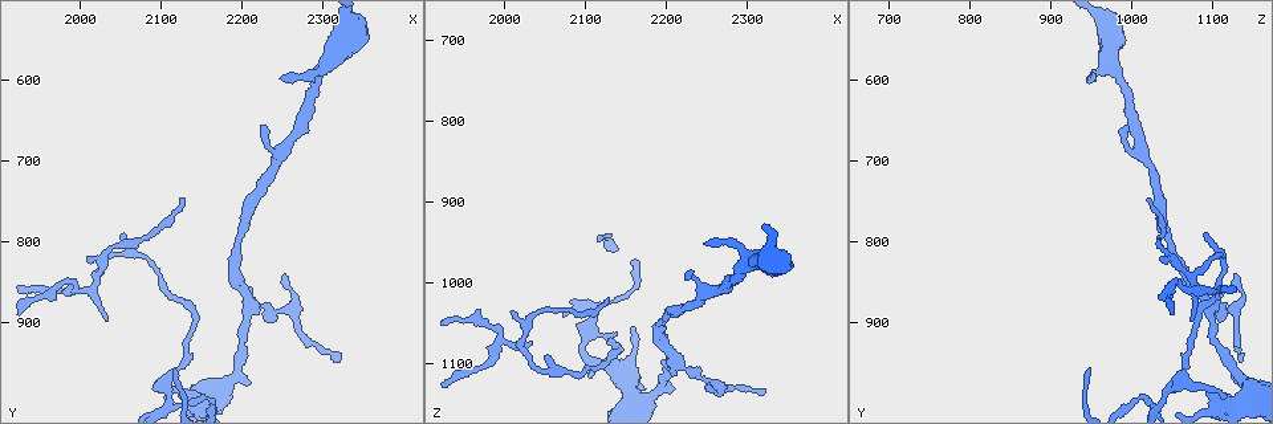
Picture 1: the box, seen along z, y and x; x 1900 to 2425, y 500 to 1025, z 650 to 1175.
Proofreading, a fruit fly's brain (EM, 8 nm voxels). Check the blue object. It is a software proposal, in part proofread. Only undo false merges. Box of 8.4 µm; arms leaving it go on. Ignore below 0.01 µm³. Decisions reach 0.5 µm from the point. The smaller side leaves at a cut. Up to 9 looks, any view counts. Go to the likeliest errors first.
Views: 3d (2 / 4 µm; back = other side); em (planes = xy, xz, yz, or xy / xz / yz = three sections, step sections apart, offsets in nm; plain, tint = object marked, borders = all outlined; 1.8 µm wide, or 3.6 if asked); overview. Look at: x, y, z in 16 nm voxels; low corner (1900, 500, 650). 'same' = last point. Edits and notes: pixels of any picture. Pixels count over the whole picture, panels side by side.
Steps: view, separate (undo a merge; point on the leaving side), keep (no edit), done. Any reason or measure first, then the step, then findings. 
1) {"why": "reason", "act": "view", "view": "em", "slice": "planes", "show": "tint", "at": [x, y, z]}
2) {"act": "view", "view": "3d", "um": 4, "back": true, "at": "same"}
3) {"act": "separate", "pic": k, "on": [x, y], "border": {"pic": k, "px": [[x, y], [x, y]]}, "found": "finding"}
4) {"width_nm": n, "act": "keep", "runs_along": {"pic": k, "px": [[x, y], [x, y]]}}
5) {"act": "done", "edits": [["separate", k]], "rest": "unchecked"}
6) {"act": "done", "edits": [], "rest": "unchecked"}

{"why": "four or more arms meet", "act": "view", "view": "3d", "um": 2, "at": [2025, 845, 1080]}

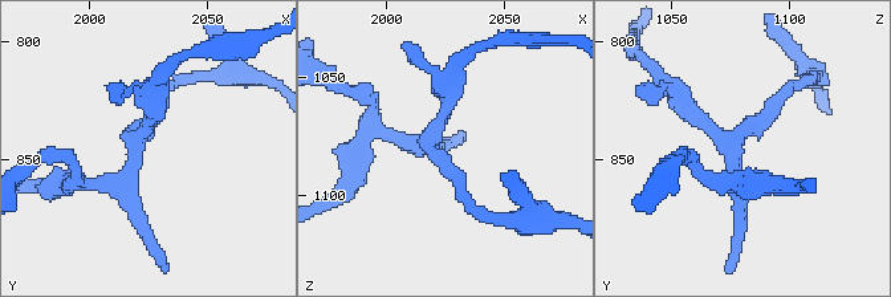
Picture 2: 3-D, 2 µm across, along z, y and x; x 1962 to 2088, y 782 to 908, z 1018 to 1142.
{"act": "view", "view": "em", "slice": "planes", "show": "tint", "at": [2021, 840, 1078]}

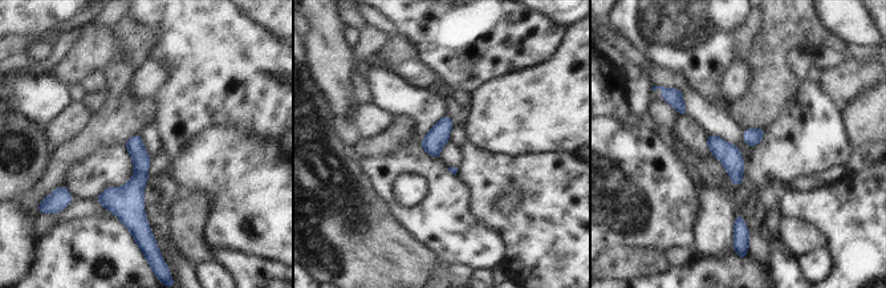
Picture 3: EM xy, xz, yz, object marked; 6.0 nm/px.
{"width_nm": 110, "act": "keep", "found": "one cell here"}

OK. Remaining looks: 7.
{"why": "a narrow waist", "act": "view", "view": "em", "um": 3.6, "slice": "planes", "show": "tint", "at": [2100, 975, 1070]}

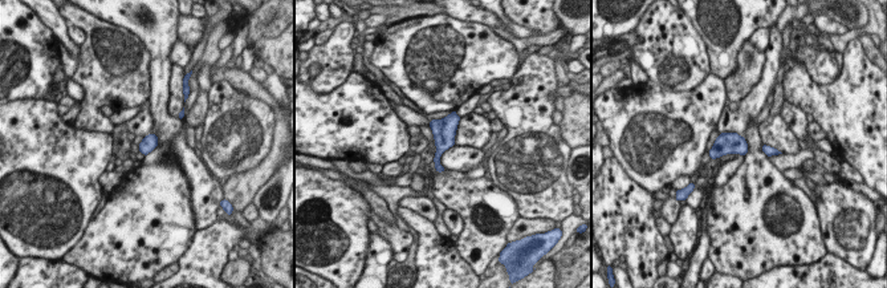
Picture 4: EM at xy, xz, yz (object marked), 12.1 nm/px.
{"act": "keep", "found": "continuous, no second cell"}

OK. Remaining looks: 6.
{"why": "arms part here", "act": "view", "view": "3d", "um": 4, "at": [2260, 885, 1125]}

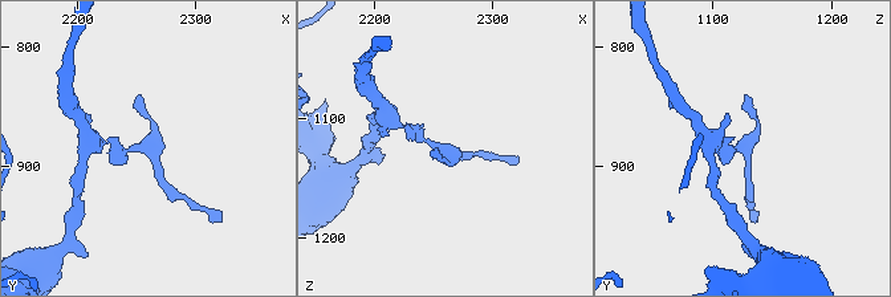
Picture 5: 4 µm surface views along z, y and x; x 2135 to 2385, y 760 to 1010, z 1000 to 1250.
{"why": "shape alone is not enough", "act": "view", "view": "em", "slice": "xy", "step": 16, "show": "tint", "at": [2254, 882, 1124]}

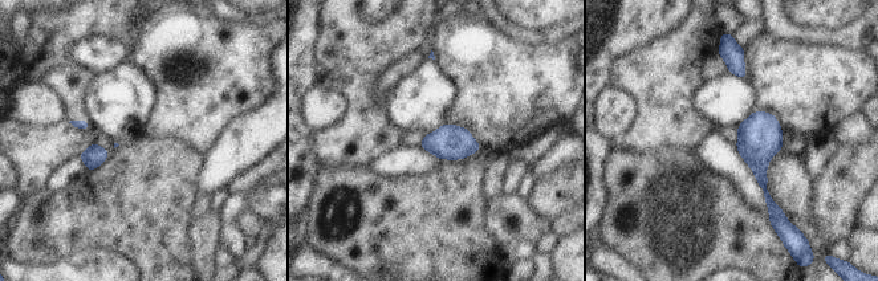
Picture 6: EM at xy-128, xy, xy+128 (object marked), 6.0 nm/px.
{"width_nm": 140, "act": "keep", "found": "continuous, no second cell"}

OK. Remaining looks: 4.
{"why": "sudden change in width", "act": "view", "view": "3d", "um": 4, "at": [2330, 530, 970]}

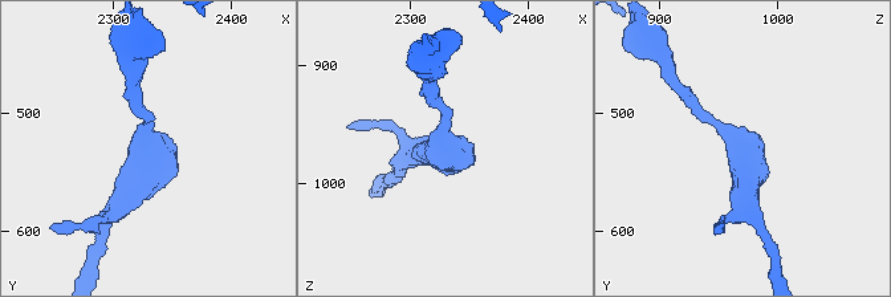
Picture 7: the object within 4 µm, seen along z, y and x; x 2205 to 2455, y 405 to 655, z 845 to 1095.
{"act": "view", "view": "em", "slice": "xy", "step": 4, "show": "tint", "at": [2328, 534, 974]}

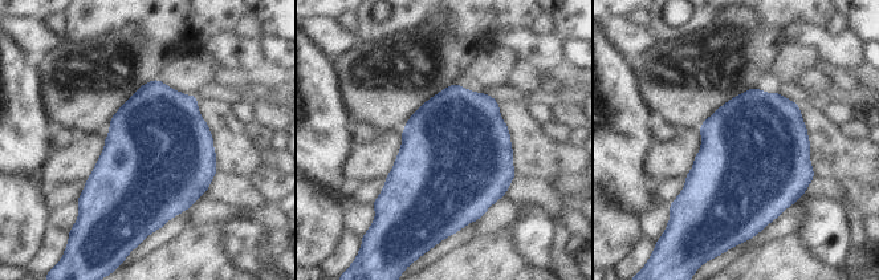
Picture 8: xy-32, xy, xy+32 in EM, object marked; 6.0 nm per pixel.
{"act": "view", "view": "em", "slice": "planes", "show": "borders", "at": "same"}

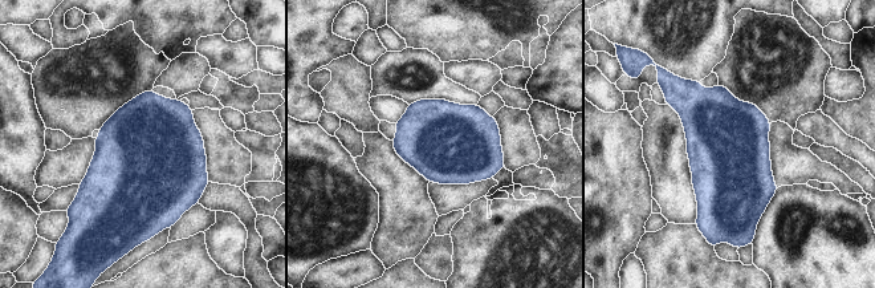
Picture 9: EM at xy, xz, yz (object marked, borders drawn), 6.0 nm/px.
{"width_nm": 500, "act": "keep", "found": "all the same cell"}

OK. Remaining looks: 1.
{"act": "done", "edits": [], "rest": "unchecked"}

